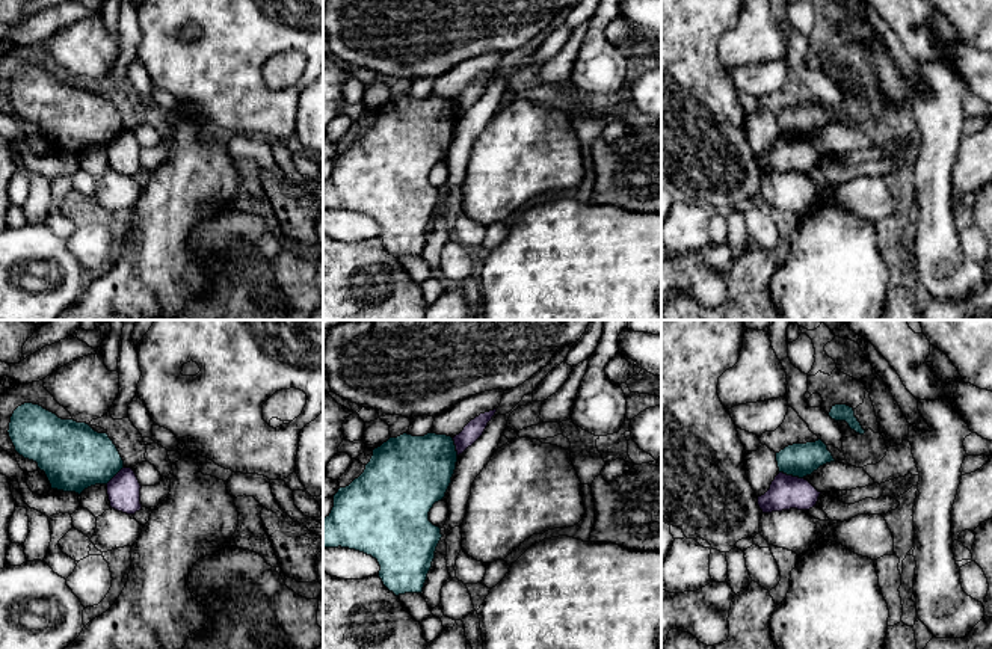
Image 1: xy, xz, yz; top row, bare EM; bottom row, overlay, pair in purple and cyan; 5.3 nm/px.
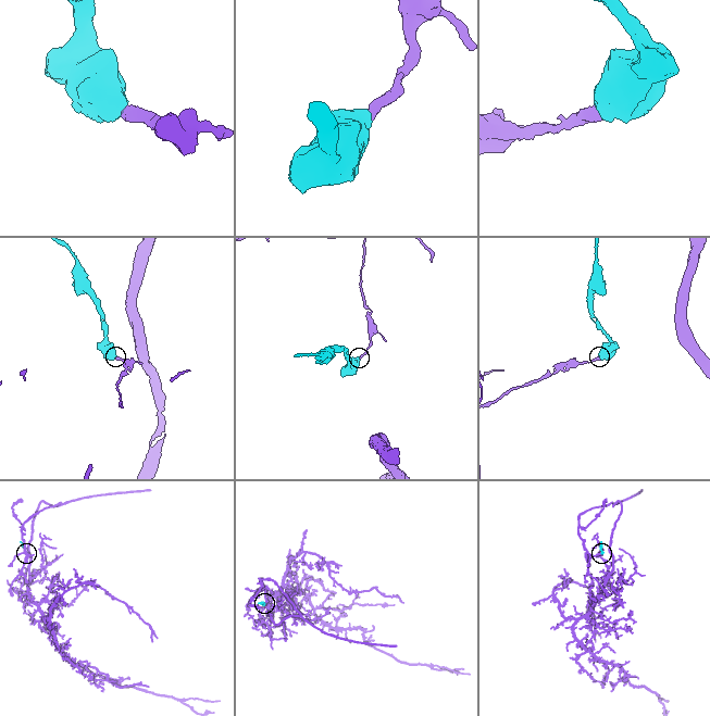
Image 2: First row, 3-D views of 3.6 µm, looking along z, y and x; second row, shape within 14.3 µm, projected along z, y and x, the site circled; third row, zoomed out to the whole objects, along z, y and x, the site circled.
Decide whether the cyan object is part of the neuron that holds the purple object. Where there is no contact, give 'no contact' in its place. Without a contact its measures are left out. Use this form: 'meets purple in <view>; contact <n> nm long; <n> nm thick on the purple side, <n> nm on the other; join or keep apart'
meets purple in yz; contact 130 nm long; 180 nm thick on the purple side, 180 nm on the other; keep apart

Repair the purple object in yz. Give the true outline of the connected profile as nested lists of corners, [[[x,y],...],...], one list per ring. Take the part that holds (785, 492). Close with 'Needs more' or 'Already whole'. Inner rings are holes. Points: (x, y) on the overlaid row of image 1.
[[[779,472],[770,489],[758,497],[758,506],[762,513],[790,509],[809,510],[815,507],[820,494],[808,480]]]. Already whole

